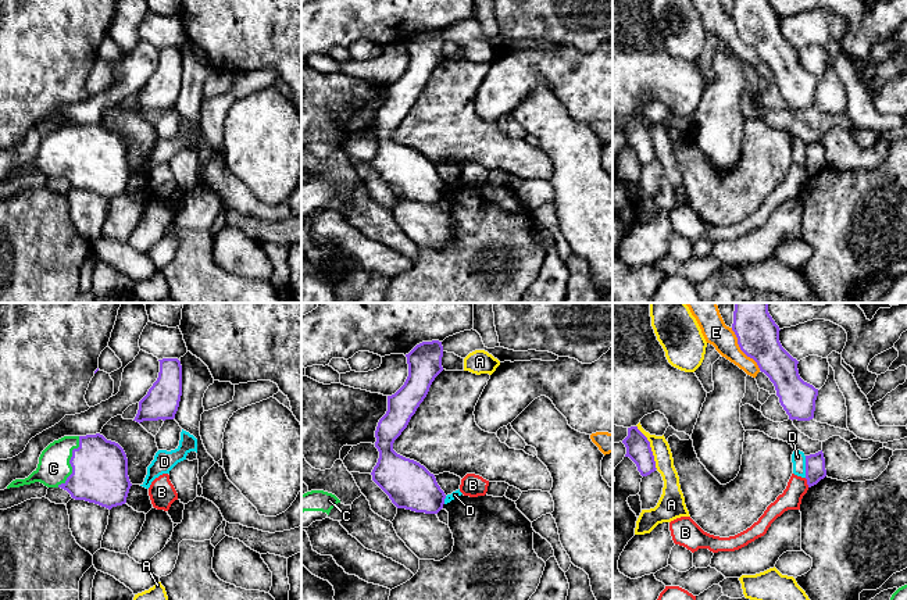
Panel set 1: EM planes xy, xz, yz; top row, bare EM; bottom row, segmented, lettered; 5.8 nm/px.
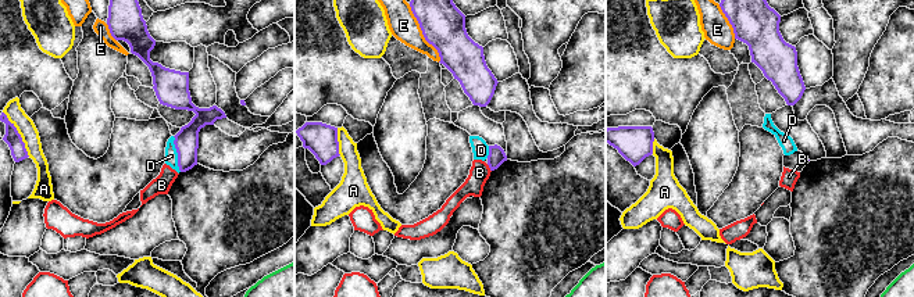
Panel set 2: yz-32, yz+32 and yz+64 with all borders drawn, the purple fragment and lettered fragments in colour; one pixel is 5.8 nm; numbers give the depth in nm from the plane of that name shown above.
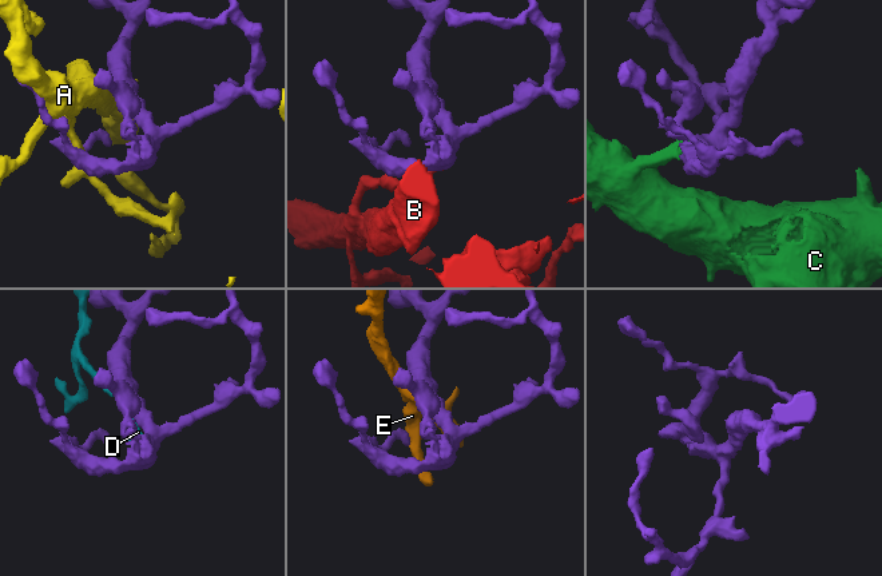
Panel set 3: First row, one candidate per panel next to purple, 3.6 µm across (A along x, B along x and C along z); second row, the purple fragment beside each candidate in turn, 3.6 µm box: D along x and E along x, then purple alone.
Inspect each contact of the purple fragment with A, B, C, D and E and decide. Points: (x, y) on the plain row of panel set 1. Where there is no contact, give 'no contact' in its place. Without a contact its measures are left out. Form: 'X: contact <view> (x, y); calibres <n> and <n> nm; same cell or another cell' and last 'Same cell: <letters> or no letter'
A: contact yz (650, 136); calibres 140 and 110 nm; another cell
B: contact yz (807, 171); calibres 120 and 120 nm; another cell
C: contact xy (70, 150); calibres 320 and 190 nm; same cell
D: contact yz (806, 156); calibres 120 and 80 nm; another cell
E: contact yz (742, 39); calibres 240 and 150 nm; another cell
Same cell: C

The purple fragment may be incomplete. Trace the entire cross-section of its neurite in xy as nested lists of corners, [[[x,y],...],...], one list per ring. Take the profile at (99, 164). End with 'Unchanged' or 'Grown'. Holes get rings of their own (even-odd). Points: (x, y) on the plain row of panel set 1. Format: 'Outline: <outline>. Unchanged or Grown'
Outline: [[[103,124],[64,125],[50,132],[40,143],[38,157],[25,168],[13,169],[7,178],[40,171],[47,176],[61,176],[72,188],[85,189],[111,199],[126,192],[132,175],[124,138]]]. Grown

